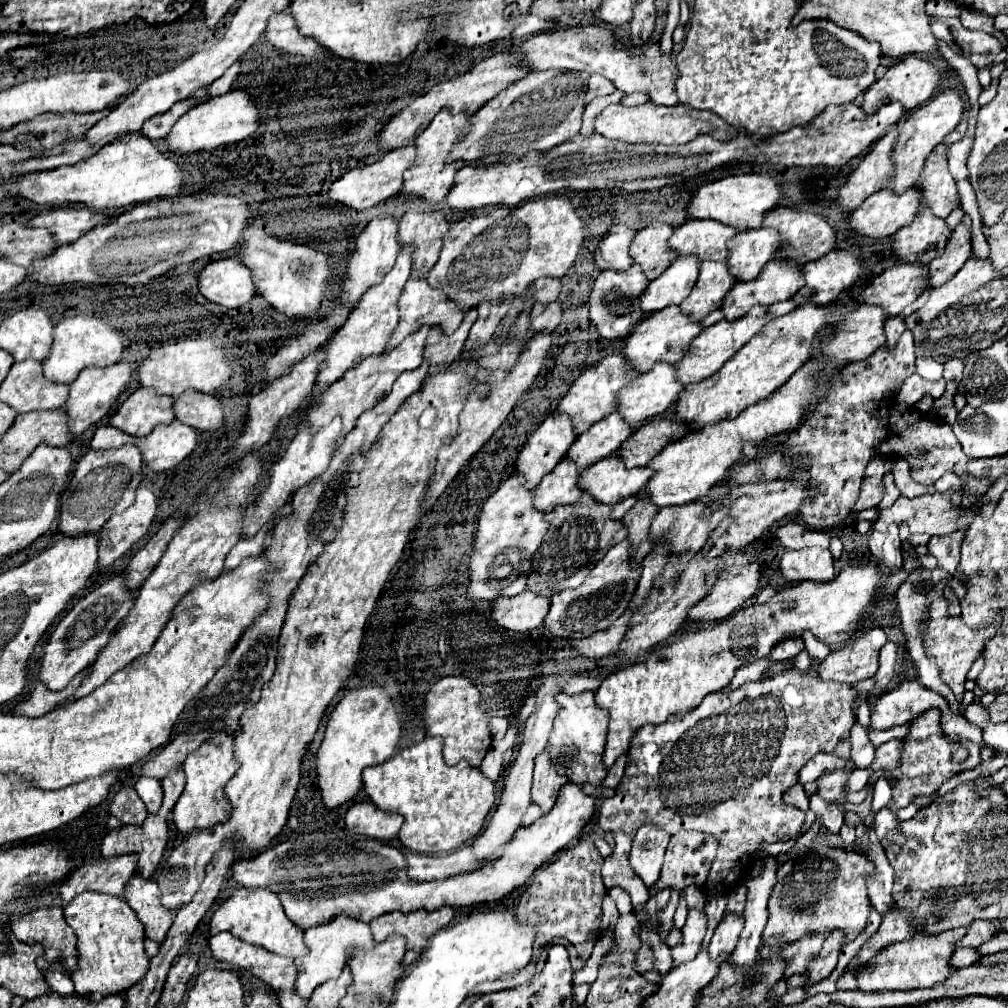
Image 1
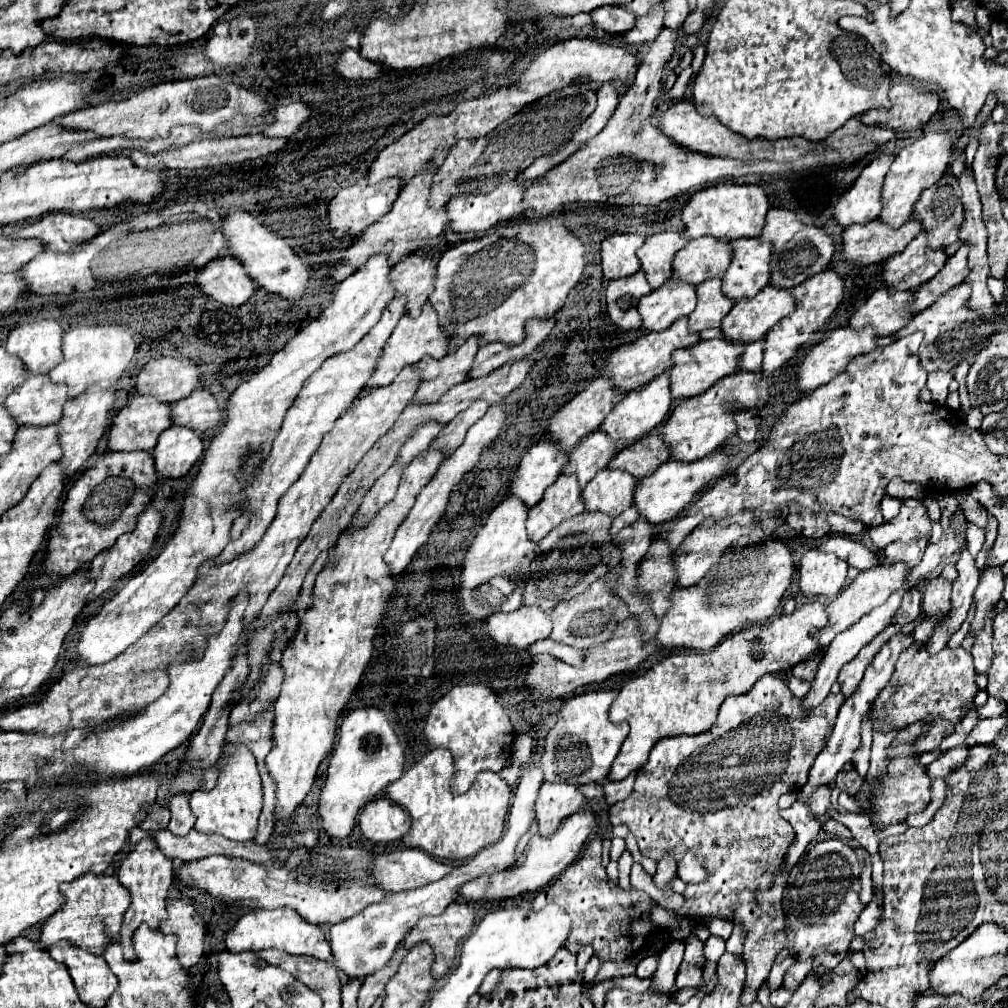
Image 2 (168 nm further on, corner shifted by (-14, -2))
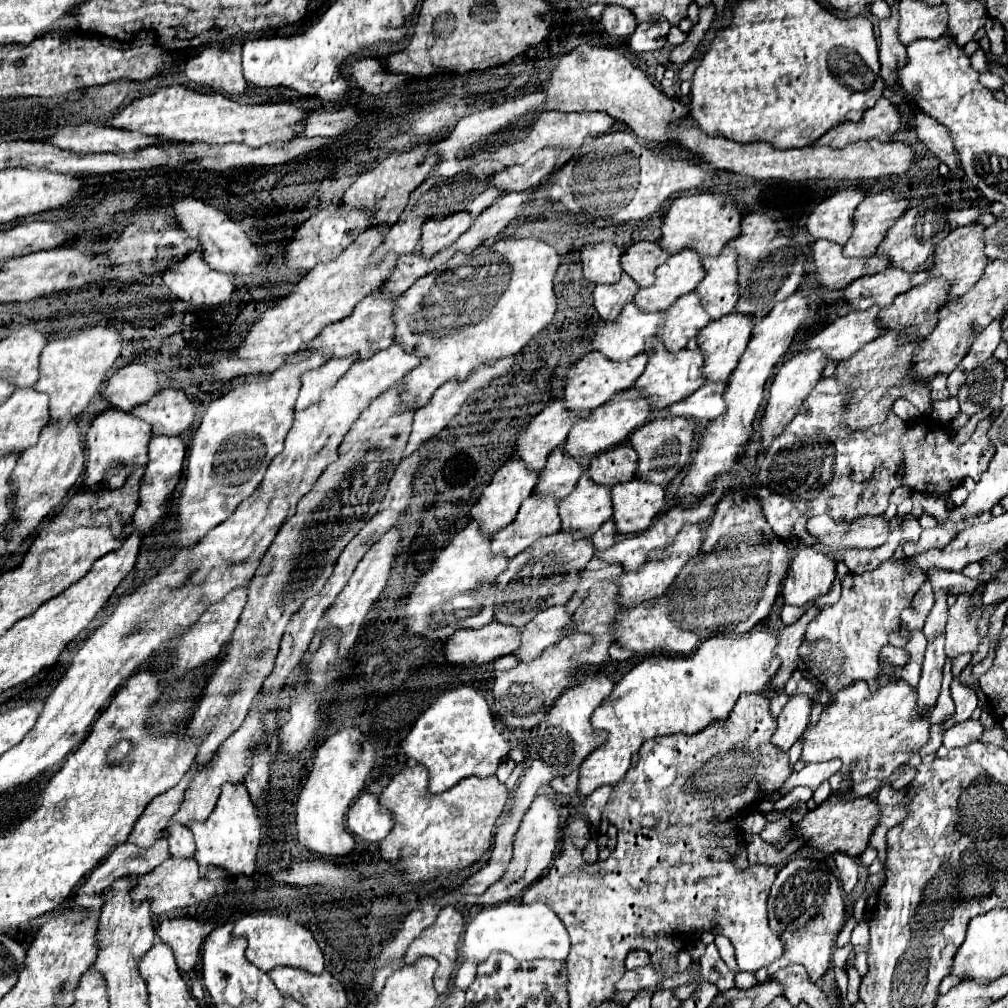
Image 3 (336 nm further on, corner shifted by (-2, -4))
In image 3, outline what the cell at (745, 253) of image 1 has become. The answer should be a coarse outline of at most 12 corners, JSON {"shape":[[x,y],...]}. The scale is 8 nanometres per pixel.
{"shape":[[734,248],[702,258],[696,294],[710,318],[734,312],[738,266]]}

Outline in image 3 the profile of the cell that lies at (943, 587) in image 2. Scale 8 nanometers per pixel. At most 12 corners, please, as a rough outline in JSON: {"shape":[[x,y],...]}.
{"shape":[[924,582],[912,604],[902,612],[902,624],[914,632],[934,606],[930,582]]}

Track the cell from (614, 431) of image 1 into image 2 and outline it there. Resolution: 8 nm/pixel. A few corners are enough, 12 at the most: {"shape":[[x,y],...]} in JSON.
{"shape":[[596,430],[570,452],[566,474],[586,486],[620,452],[618,440]]}

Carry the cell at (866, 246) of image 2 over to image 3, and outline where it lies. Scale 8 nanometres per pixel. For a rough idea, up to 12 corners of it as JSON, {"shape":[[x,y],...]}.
{"shape":[[828,240],[812,244],[818,286],[842,290],[868,274],[884,272],[890,260],[842,256]]}

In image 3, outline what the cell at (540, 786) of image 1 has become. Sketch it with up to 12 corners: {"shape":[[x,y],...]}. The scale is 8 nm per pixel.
{"shape":[[538,796],[514,834],[514,856],[488,888],[508,902],[548,870],[560,840],[554,802]]}

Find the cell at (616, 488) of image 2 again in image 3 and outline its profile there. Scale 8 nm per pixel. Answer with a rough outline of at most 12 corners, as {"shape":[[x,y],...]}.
{"shape":[[580,476],[558,502],[562,532],[594,534],[612,518],[610,488]]}

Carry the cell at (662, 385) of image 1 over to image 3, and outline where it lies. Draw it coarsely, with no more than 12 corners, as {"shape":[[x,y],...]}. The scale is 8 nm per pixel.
{"shape":[[612,396],[578,420],[562,444],[568,456],[596,456],[650,418],[650,402]]}

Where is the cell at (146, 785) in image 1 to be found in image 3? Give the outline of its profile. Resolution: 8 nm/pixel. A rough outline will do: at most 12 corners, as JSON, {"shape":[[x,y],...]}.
{"shape":[[180,824],[170,828],[170,856],[194,860],[194,836]]}

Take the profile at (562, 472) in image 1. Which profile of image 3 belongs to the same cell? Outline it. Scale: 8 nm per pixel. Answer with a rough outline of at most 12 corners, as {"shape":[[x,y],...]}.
{"shape":[[532,494],[490,552],[514,558],[560,532],[558,498]]}

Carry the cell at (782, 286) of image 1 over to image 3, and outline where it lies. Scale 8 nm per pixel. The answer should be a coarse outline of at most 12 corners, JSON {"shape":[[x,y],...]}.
{"shape":[[732,312],[698,332],[706,382],[728,380],[754,318]]}

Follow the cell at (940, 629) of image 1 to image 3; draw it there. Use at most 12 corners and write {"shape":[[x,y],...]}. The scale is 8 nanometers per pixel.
{"shape":[[916,690],[832,694],[802,734],[804,764],[840,758],[886,780],[930,738]]}

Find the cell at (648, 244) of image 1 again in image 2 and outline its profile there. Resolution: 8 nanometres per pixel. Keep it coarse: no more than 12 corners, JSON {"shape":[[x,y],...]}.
{"shape":[[678,232],[646,238],[638,258],[652,288],[672,278]]}

